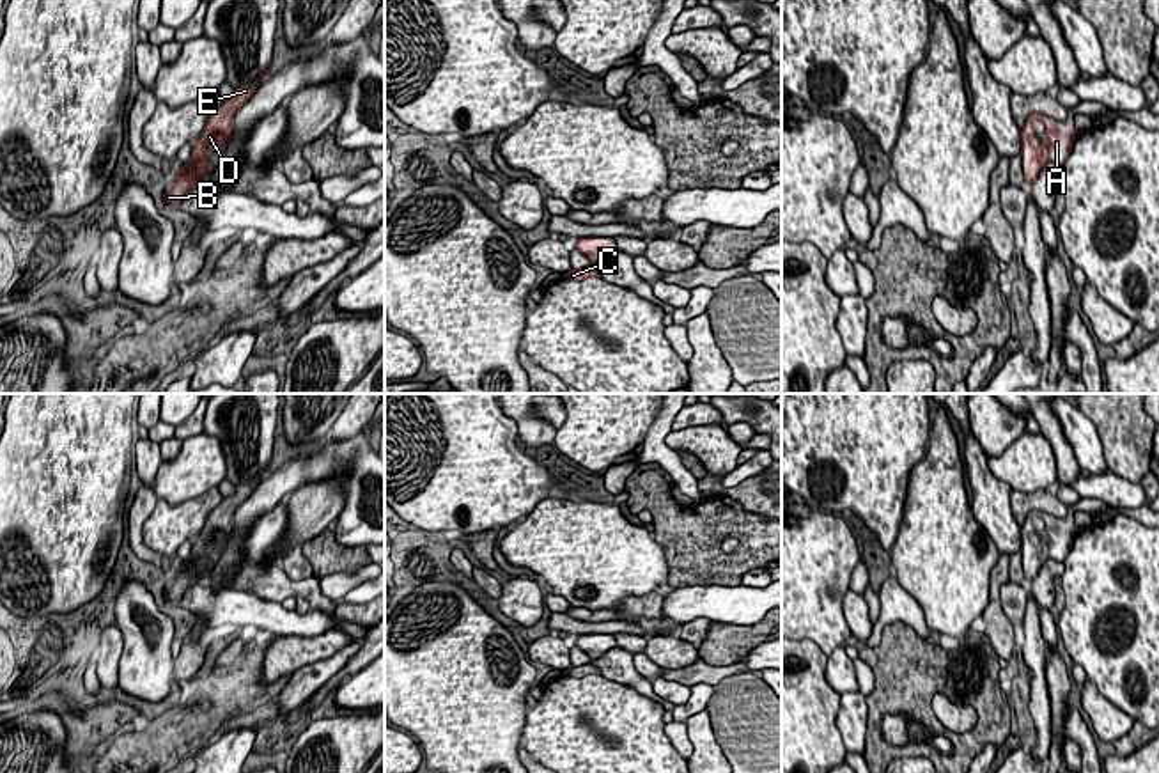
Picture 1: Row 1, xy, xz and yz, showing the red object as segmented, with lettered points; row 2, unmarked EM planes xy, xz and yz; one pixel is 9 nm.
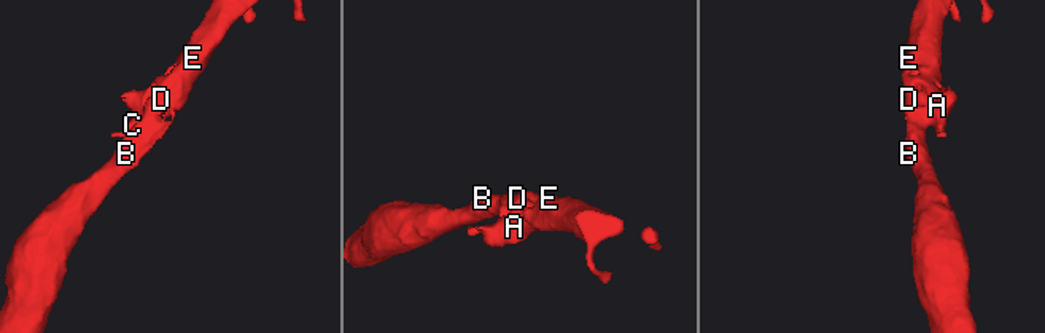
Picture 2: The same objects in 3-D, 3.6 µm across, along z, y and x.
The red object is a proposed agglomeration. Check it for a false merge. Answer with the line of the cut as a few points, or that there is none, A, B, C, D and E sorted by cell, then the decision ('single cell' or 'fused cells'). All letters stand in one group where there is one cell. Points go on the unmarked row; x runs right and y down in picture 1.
no cut | A B C D E | single cell

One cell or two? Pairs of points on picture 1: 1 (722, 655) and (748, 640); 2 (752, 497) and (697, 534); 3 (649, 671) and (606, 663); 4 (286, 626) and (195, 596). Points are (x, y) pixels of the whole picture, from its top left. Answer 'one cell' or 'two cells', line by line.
1: one cell
2: two cells
3: two cells
4: one cell

